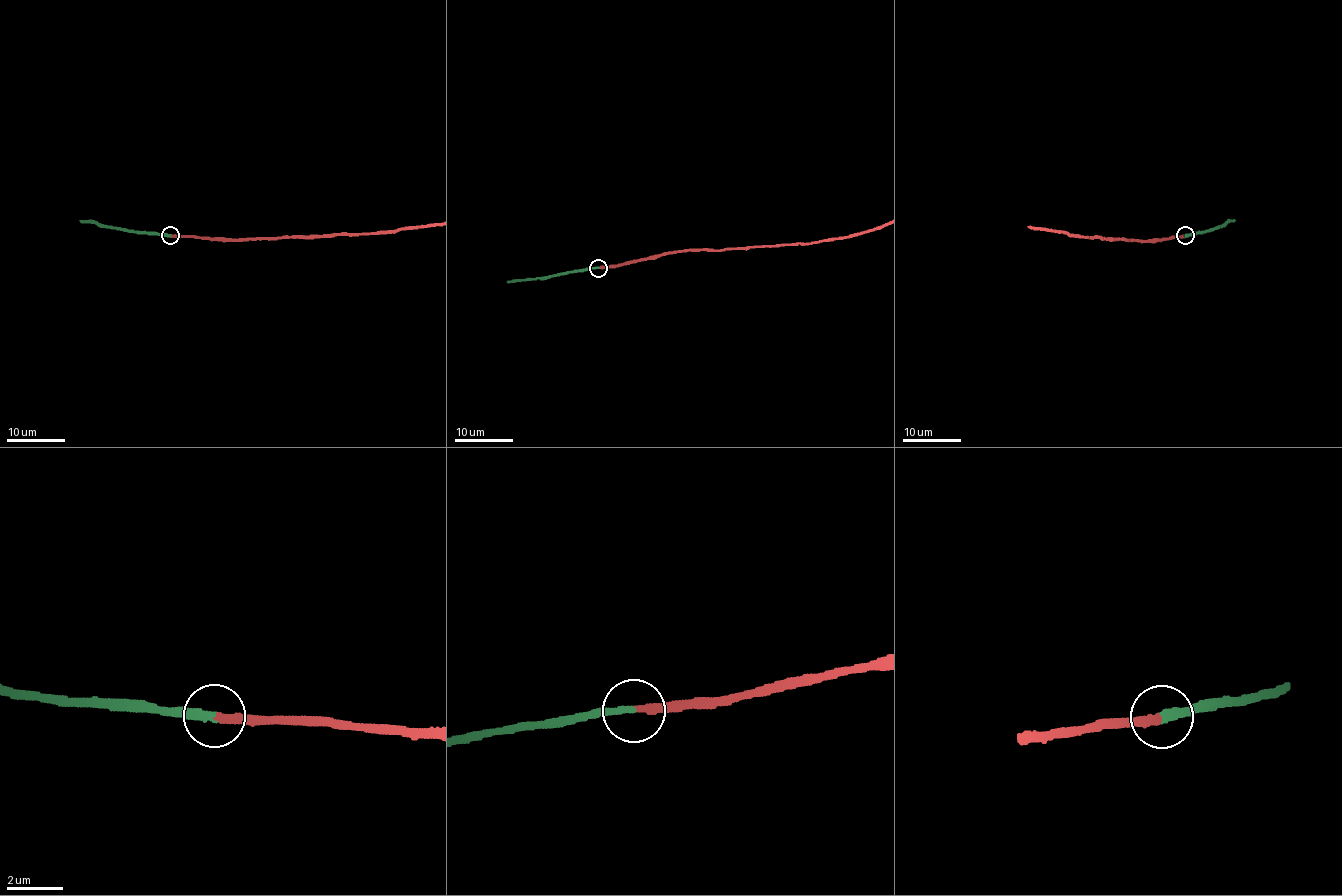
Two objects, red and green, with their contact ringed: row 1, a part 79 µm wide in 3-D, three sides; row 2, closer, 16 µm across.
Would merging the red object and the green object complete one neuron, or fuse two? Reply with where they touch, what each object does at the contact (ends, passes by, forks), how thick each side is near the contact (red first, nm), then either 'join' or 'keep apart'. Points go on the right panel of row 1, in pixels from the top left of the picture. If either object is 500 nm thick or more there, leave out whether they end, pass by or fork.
place (1185, 235); red ends; green ends; calibres 280 and 260 nm; join

